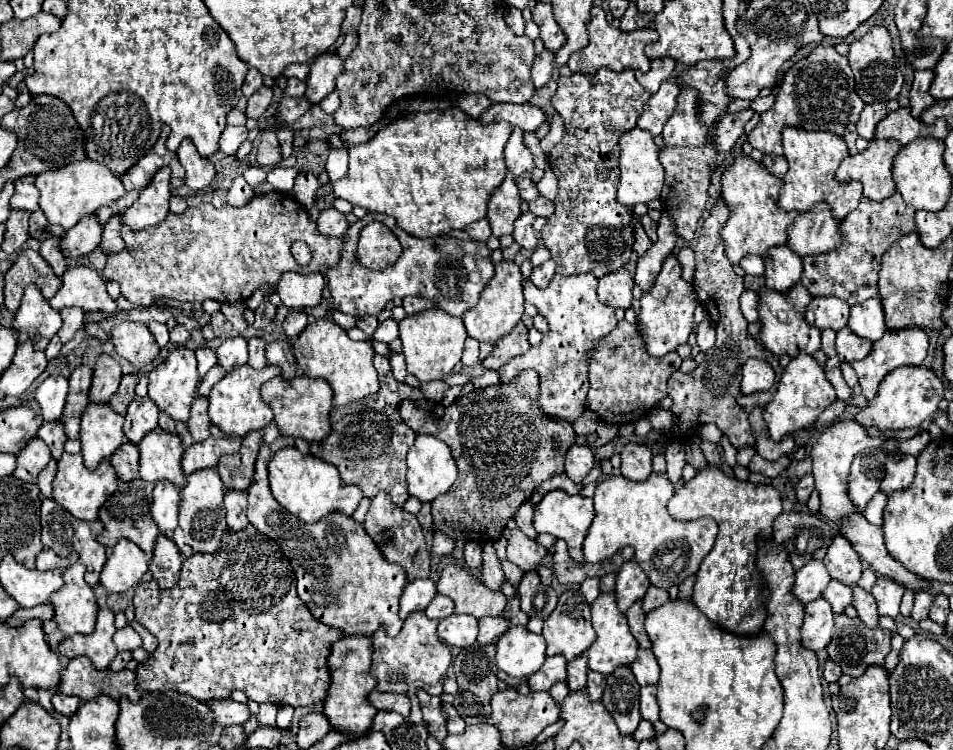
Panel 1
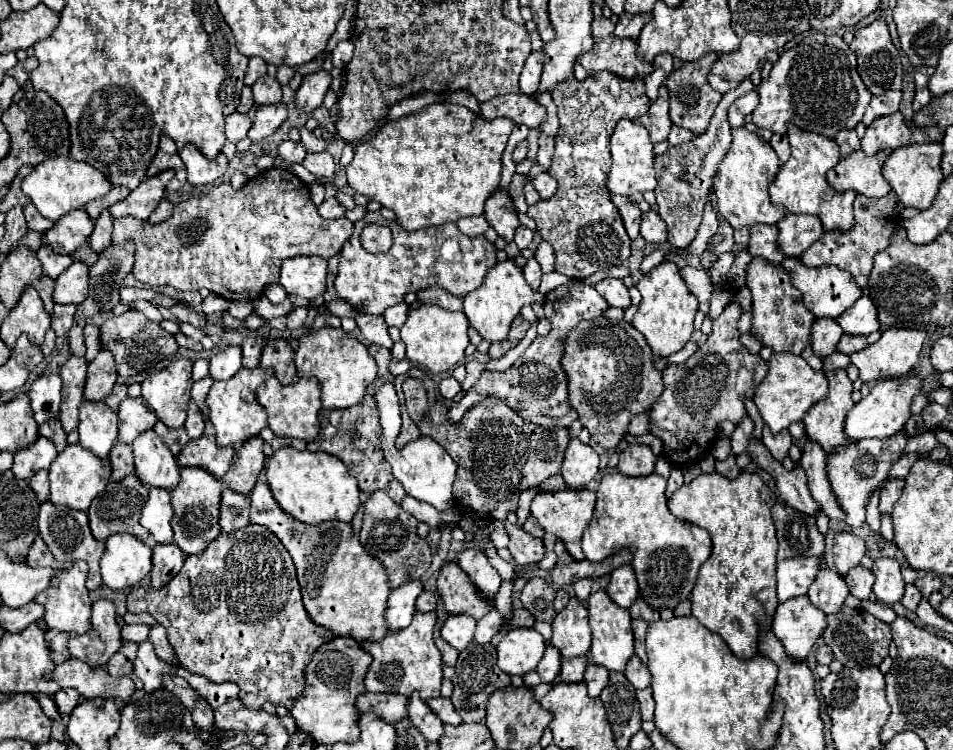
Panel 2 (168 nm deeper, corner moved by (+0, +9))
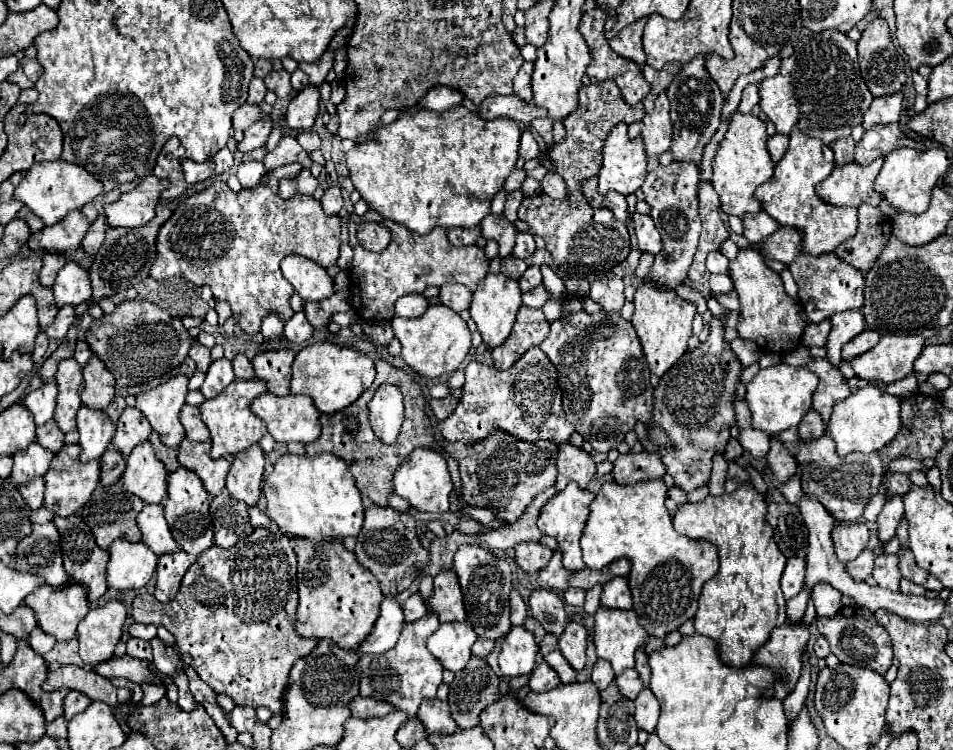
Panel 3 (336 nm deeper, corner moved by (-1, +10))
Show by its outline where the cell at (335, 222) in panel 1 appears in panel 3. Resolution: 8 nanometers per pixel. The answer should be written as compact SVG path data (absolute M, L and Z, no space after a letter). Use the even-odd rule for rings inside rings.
M336 185L336 187L328 187L328 189L324 191L324 197L320 199L320 203L322 203L324 213L328 213L328 215L338 215L340 209L342 209L342 205L344 205L340 187L338 187L338 185Z

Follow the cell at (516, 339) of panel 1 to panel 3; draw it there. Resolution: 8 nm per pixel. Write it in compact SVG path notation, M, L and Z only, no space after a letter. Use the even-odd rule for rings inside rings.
M520 307L514 329L510 337L492 349L494 367L496 369L508 369L516 363L516 359L532 345L540 345L548 335L548 321L544 319L544 313L540 309Z

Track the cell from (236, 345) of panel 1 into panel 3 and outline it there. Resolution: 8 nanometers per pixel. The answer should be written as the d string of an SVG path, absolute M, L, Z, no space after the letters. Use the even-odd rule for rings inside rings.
M226 357L224 359L218 359L210 365L210 369L206 371L206 381L202 383L200 391L206 399L210 397L216 397L224 391L224 387L228 383L234 381L234 369L232 369L232 361L228 361Z

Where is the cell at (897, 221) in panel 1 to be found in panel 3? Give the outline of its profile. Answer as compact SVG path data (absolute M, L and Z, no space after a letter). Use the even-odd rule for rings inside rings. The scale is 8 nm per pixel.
M868 203L858 207L858 221L860 223L856 235L844 241L844 245L838 245L834 253L848 265L860 269L862 273L868 273L876 257L886 247L892 235L892 225L890 219L880 211L880 207Z

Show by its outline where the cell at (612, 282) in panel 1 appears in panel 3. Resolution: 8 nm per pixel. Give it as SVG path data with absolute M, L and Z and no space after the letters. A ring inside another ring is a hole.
M620 277L594 281L590 287L590 297L600 303L604 311L620 311L624 305L624 283Z

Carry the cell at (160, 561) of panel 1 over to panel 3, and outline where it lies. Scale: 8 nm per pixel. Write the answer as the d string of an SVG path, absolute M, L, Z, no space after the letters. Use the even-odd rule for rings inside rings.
M182 549L174 553L166 553L158 557L158 567L156 567L156 591L154 597L158 601L170 601L176 595L176 589L180 587L180 581L188 567L192 565L192 557L184 553Z

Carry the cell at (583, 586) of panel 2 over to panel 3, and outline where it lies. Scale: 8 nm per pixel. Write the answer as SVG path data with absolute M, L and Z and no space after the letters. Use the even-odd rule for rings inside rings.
M570 587L570 589L564 593L566 603L570 603L570 605L574 605L574 607L582 607L582 605L584 605L584 597L586 597L586 591L584 591L584 589L576 589L576 587Z

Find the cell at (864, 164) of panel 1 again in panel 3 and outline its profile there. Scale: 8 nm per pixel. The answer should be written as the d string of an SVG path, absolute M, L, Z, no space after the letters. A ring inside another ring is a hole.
M882 157L874 159L870 165L858 165L856 161L848 165L834 167L832 175L816 187L816 193L832 205L858 207L860 203L880 205L882 193L874 189L874 179L882 169Z

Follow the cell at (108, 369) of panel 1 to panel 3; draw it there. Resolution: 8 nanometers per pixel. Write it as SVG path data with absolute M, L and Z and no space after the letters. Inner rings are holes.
M92 355L88 365L82 369L84 373L84 389L82 403L94 409L106 409L114 397L114 377L106 369L106 365Z

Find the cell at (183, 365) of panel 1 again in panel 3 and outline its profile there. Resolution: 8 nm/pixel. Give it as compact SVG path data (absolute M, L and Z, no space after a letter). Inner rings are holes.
M176 375L156 389L136 395L136 407L148 417L154 431L160 433L160 441L168 447L178 447L184 439L184 427L180 423L180 409L188 395L188 377Z

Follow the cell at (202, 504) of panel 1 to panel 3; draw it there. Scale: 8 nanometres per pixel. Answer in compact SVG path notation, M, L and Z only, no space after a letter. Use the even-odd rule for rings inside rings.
M178 467L174 473L168 475L168 499L162 503L164 505L164 517L170 525L172 537L190 555L200 555L204 549L208 549L214 541L214 529L212 529L212 519L210 519L210 501L208 491L204 489L200 477L196 473L190 473L184 467Z

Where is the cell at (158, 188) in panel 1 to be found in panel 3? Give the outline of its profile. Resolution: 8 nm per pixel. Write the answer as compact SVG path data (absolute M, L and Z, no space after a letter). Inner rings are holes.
M148 175L144 177L144 181L132 189L130 193L124 193L116 203L112 205L106 205L106 219L108 219L108 225L110 227L142 227L146 225L152 217L154 217L154 207L158 205L158 199L160 199L160 193L170 185L168 179L158 179L154 175Z

